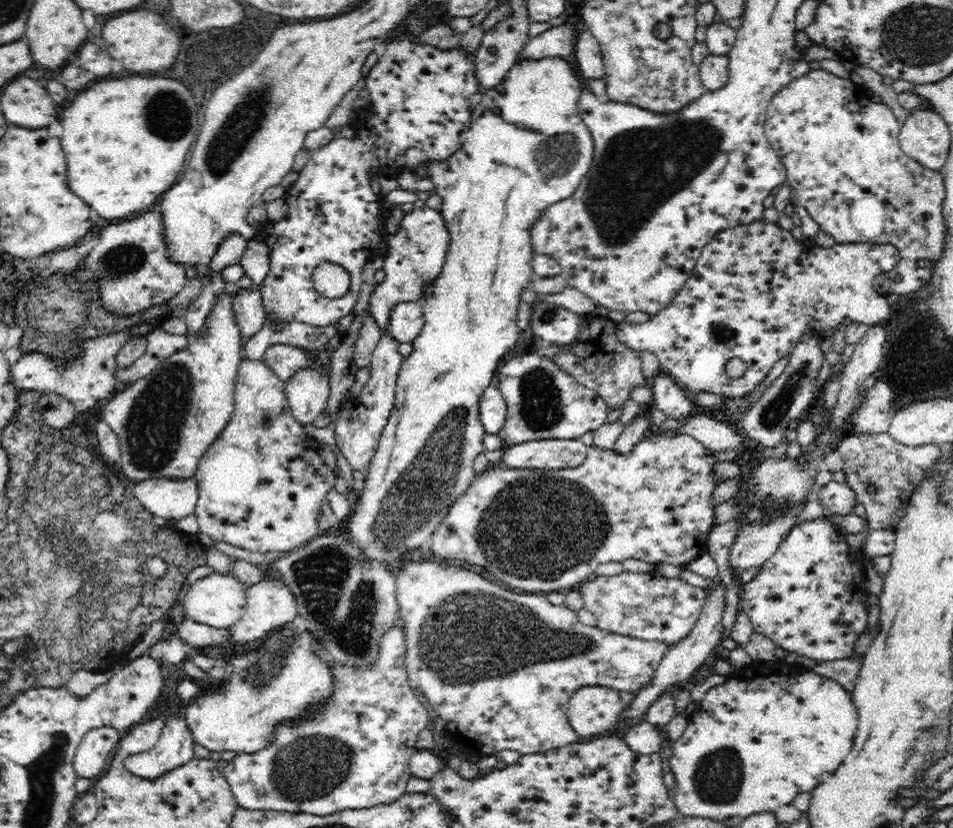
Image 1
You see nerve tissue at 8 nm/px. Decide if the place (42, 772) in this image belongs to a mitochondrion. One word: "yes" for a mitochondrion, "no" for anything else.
yes

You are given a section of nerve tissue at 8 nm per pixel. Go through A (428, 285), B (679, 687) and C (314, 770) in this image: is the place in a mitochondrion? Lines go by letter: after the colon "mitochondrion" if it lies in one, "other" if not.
A: other
B: other
C: mitochondrion

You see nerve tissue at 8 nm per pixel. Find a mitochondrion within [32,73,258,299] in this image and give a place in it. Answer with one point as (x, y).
(167, 115)

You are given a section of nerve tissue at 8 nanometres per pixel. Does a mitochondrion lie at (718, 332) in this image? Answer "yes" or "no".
yes

